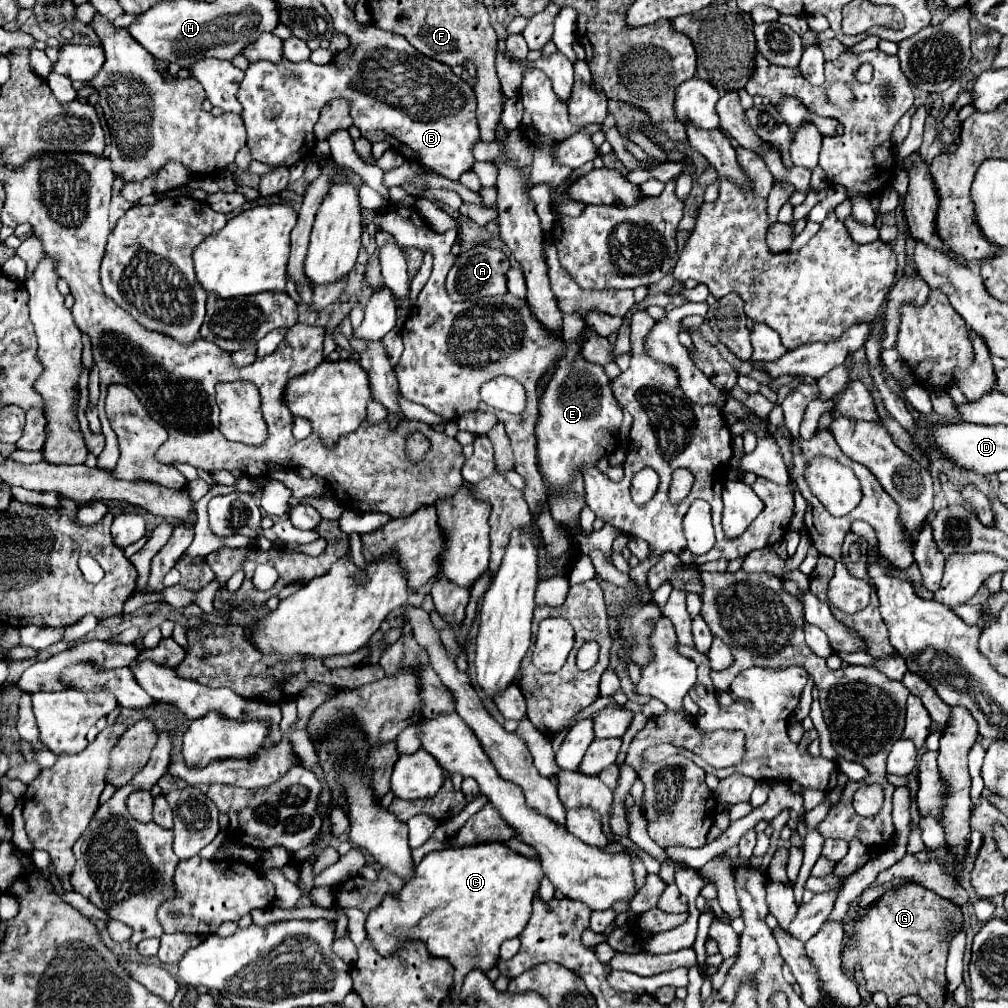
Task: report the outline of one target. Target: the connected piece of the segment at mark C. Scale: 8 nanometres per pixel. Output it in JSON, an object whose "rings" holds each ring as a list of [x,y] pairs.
{"rings":[[[483,843],[473,847],[447,847],[441,851],[431,851],[419,863],[413,881],[409,881],[397,897],[385,897],[385,901],[367,915],[367,937],[385,957],[397,951],[407,939],[423,941],[431,955],[445,957],[455,967],[455,981],[451,985],[451,995],[455,997],[461,993],[463,977],[471,969],[479,967],[489,971],[499,959],[501,943],[517,937],[525,929],[541,879],[541,865],[535,859],[509,849],[505,843]]]}

